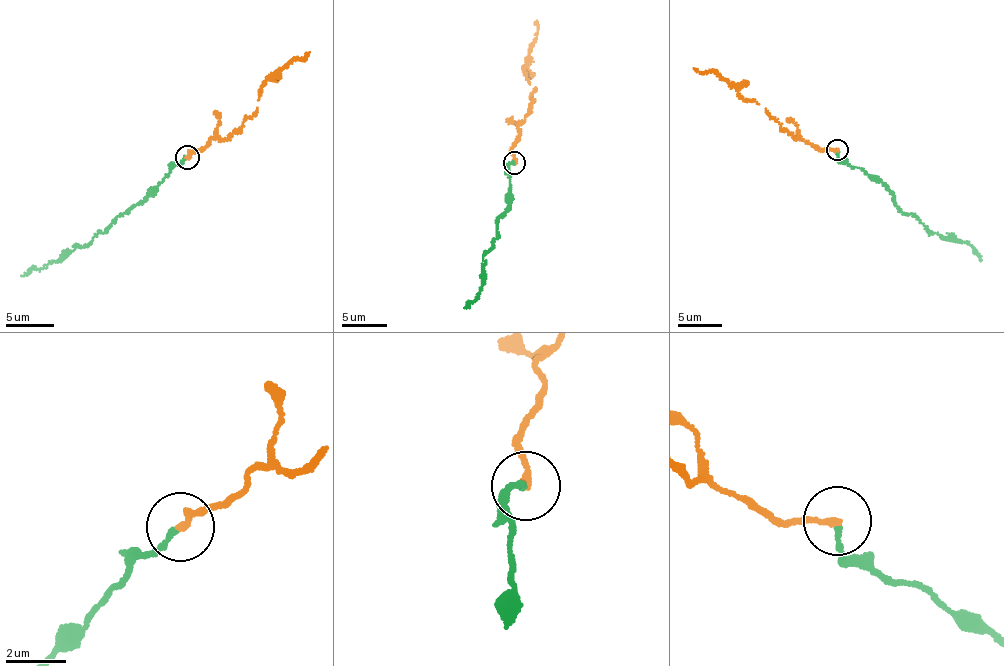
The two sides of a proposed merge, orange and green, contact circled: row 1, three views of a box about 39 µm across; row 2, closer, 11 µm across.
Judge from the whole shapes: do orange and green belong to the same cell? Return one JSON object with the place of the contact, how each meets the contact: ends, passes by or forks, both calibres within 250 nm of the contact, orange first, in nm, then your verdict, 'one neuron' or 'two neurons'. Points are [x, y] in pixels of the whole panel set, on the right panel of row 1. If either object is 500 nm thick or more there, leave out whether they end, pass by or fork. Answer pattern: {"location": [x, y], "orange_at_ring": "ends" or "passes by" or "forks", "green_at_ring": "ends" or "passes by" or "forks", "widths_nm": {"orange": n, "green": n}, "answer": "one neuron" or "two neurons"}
{"location": [837, 150], "orange_at_ring": "ends", "green_at_ring": "ends", "widths_nm": {"orange": 200, "green": 190}, "answer": "one neuron"}

